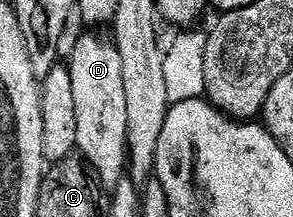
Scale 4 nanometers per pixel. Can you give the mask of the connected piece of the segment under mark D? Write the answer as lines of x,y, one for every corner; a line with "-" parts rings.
83,36
69,59
73,78
73,104
77,114
76,149
88,163
95,165
107,182
124,179
129,164
127,127
129,110
125,102
125,66
118,47
99,36

